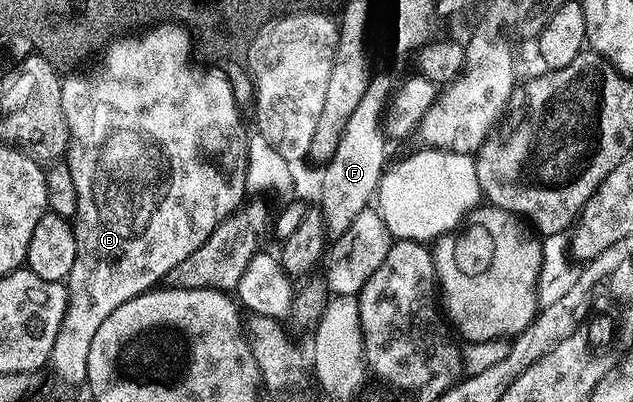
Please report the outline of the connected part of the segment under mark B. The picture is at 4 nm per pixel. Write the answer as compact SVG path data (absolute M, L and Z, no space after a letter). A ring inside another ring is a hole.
M156 24L153 30L145 32L141 38L121 37L113 41L103 51L104 59L100 62L97 70L89 74L76 74L73 78L65 77L60 83L62 88L62 110L66 116L68 125L68 153L66 164L70 168L70 176L74 176L74 190L78 192L78 208L74 222L76 232L76 259L74 268L69 272L66 285L70 295L68 300L68 314L64 317L64 323L56 334L56 344L52 349L50 359L51 369L56 369L57 374L64 382L76 386L88 381L88 361L94 336L106 318L116 308L122 308L130 300L134 300L139 294L153 289L157 284L163 283L168 277L170 268L182 264L190 252L194 252L222 224L230 215L239 210L245 201L244 194L247 186L247 150L249 135L244 134L246 122L240 117L240 112L235 106L234 94L225 76L219 72L213 72L203 65L191 62L194 58L192 37L184 26L180 24Z

